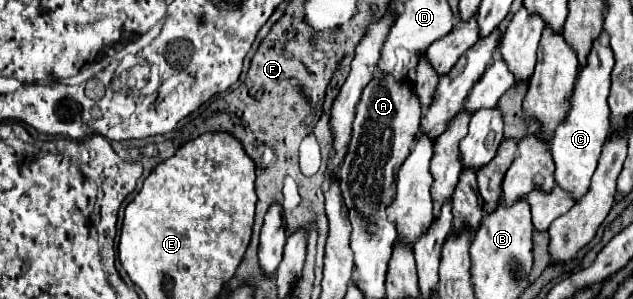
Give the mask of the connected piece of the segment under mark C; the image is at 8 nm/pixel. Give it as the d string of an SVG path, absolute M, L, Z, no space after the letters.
M594 40L592 50L586 58L586 66L578 70L572 96L568 98L570 110L564 118L564 122L556 128L556 136L552 142L552 156L556 164L556 182L568 190L574 200L578 200L590 186L590 178L596 170L602 144L610 134L610 106L608 106L608 94L610 94L610 72L614 66L614 54L610 46L600 44L600 40Z

